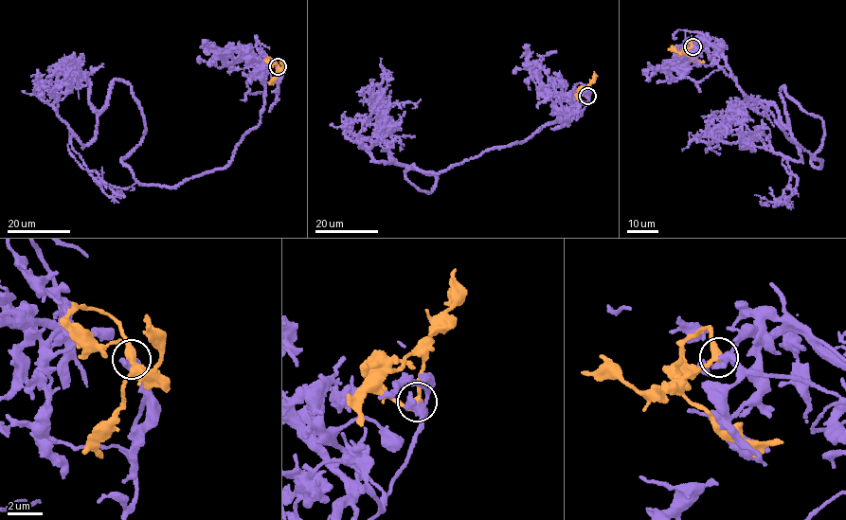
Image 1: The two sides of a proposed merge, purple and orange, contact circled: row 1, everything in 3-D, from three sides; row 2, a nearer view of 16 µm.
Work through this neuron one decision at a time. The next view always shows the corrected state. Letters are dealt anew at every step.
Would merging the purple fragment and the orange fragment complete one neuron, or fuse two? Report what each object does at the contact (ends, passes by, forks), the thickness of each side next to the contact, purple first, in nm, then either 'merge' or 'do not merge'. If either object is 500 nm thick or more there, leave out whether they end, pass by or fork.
calibres 600 and 360 nm; merge

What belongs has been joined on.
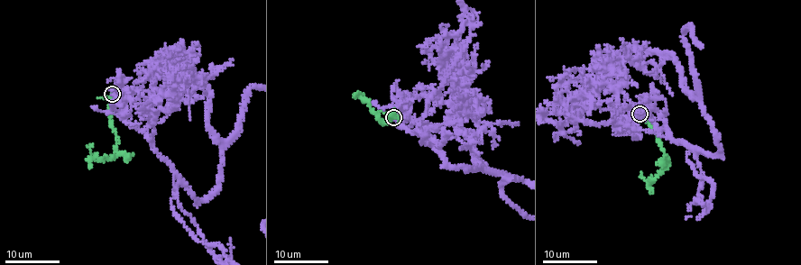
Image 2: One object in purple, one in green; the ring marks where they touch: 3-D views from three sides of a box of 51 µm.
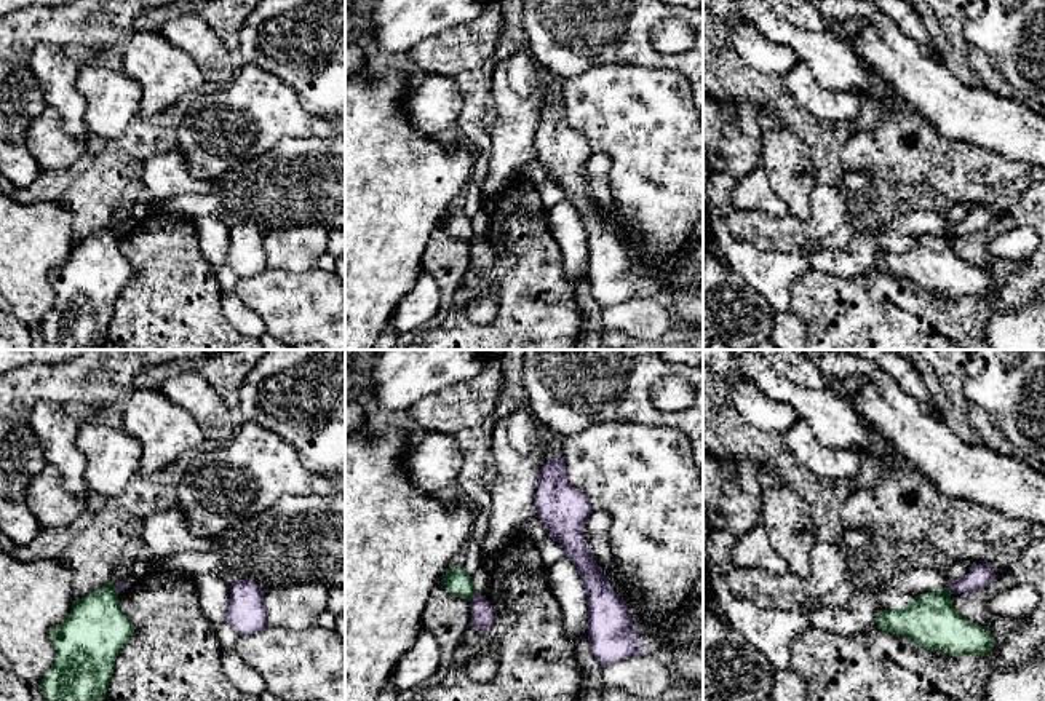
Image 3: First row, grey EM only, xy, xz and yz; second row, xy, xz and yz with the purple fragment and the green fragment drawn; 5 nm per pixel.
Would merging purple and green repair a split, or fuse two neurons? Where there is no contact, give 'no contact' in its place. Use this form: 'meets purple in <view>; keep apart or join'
meets purple in xz; keep apart

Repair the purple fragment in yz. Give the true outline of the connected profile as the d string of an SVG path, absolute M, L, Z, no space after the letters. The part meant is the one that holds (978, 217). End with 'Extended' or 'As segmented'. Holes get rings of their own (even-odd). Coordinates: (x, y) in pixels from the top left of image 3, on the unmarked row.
M991 206L971 208L968 216L964 220L949 225L948 232L952 236L965 236L984 230L994 217L995 214Z. As segmented

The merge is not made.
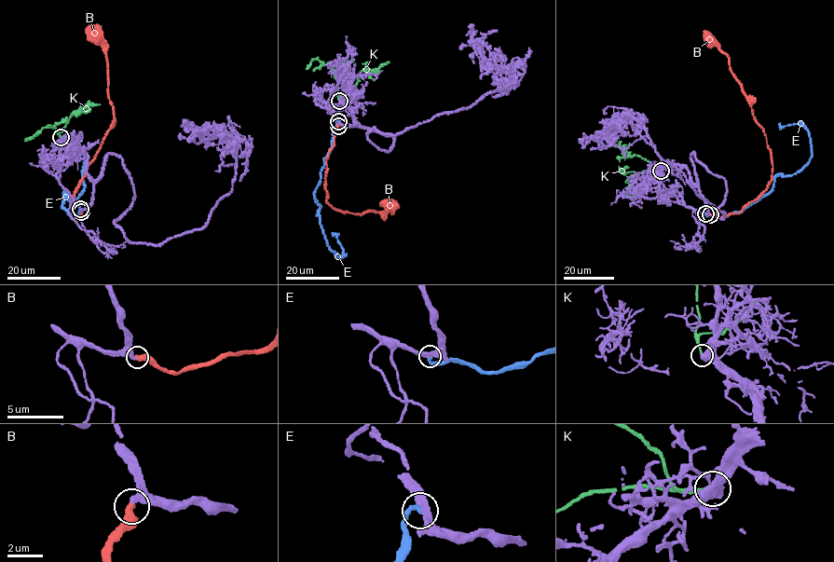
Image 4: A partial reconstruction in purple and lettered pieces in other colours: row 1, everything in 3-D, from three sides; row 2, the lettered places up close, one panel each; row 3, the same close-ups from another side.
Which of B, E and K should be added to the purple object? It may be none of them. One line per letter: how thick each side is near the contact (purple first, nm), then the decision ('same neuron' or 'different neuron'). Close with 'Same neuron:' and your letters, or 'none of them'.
B: 320/500 nm | same neuron
E: 320/320 nm | different neuron
K: 650/180 nm | different neuron
Same neuron: B

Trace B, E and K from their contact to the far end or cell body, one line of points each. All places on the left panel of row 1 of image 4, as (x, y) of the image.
B: (81, 212), (80, 221), (73, 216), (74, 191), (114, 116), (106, 56), (90, 26)
E: (80, 209), (78, 220), (61, 206), (64, 193), (74, 202), (84, 187), (84, 157), (75, 149), (74, 143)
K: (61, 137), (59, 134), (73, 113), (86, 106), (100, 104)

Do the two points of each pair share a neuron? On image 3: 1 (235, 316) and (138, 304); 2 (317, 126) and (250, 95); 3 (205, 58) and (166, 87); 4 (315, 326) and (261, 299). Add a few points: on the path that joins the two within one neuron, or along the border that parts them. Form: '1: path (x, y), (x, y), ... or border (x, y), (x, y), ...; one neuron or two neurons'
1: border (222, 296), (222, 315), (242, 332); two neurons
2: path (301, 123), (266, 109); one neuron
3: border (168, 40), (194, 61), (206, 80); two neurons
4: path (302, 313), (285, 300), (274, 299); one neuron

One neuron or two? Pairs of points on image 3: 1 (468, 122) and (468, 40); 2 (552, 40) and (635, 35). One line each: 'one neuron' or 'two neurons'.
1: one neuron
2: one neuron

